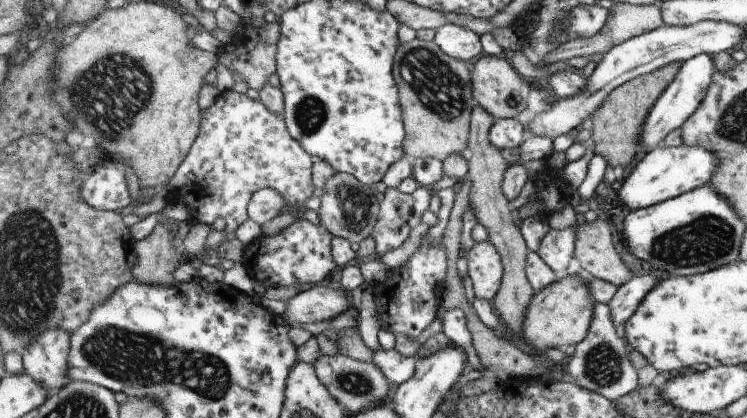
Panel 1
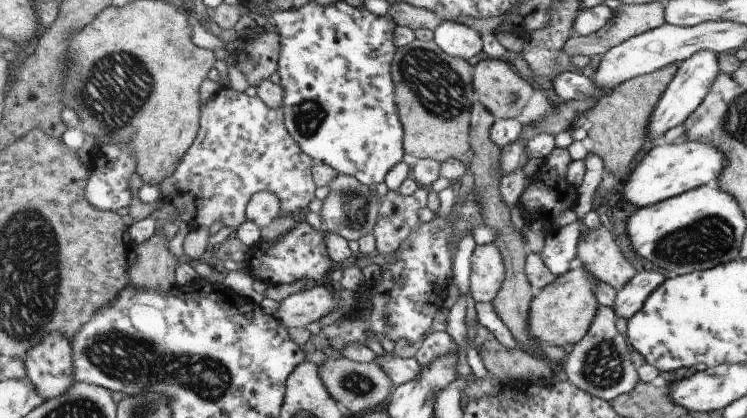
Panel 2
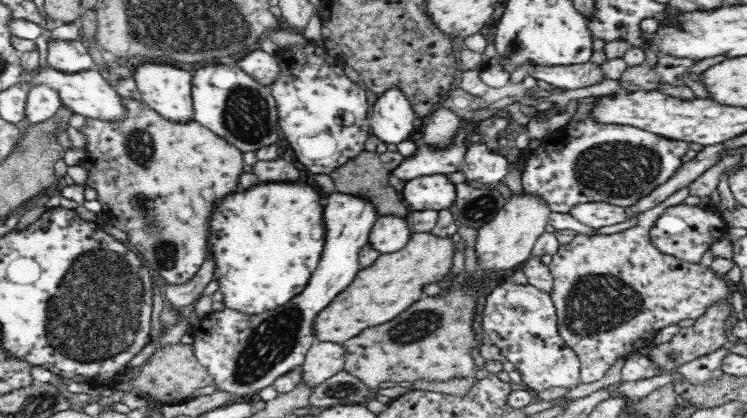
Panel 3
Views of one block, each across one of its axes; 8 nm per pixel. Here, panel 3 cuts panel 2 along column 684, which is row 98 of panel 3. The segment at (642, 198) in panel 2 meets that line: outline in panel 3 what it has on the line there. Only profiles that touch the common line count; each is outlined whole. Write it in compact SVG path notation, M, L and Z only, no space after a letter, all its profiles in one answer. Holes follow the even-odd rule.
M145 59L144 63L134 70L132 77L140 91L140 99L152 110L174 122L186 122L188 118L193 118L191 71L182 70L162 60Z

